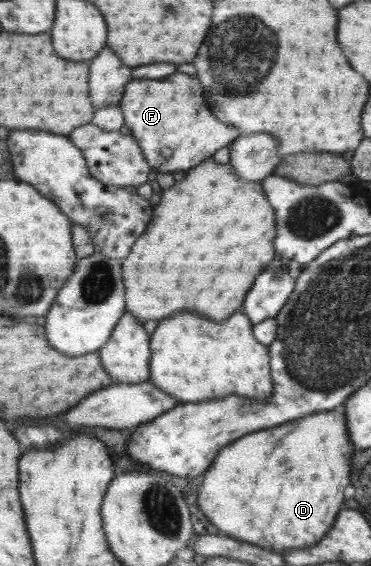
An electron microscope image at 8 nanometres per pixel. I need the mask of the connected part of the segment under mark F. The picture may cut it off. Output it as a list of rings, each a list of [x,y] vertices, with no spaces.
[[[176,73],[176,75],[170,75],[168,79],[154,79],[154,81],[152,79],[134,79],[126,85],[126,90],[118,106],[122,110],[124,123],[132,130],[131,135],[136,138],[136,142],[152,170],[162,173],[187,172],[212,157],[218,149],[230,145],[240,136],[236,126],[224,125],[224,122],[220,123],[210,113],[202,95],[204,95],[202,85],[196,81],[196,77],[186,75],[186,73]]]

